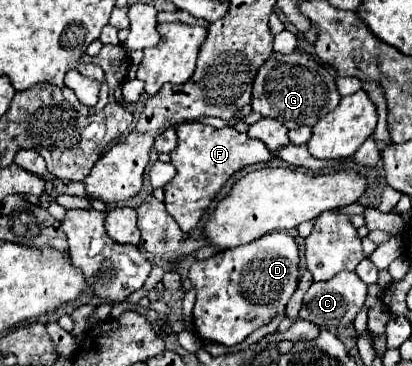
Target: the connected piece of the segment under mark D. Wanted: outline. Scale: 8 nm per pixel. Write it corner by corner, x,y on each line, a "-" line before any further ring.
268,233
248,245
194,261
188,269
188,279
196,291
192,313
196,333
206,341
228,347
244,341
252,331
284,313
288,299
298,287
298,271
300,249
288,233

